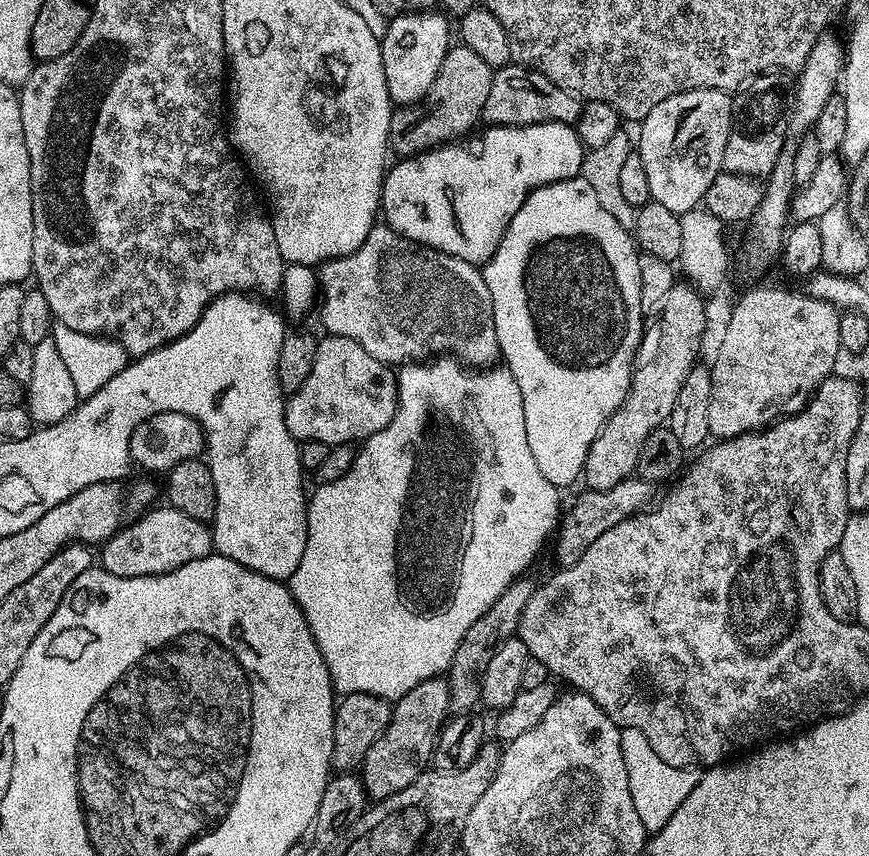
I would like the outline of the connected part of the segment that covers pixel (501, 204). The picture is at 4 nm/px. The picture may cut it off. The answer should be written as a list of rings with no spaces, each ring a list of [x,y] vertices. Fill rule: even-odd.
[[[550,122],[549,124],[518,126],[517,128],[497,128],[495,126],[488,126],[483,130],[485,132],[477,131],[467,138],[461,138],[451,144],[445,144],[438,148],[431,148],[429,152],[397,159],[395,163],[385,171],[384,185],[380,191],[380,206],[382,209],[383,223],[394,229],[400,236],[404,236],[408,240],[413,240],[416,244],[425,244],[427,248],[433,248],[439,252],[457,256],[477,266],[483,266],[488,263],[489,258],[498,250],[498,242],[502,242],[502,234],[506,234],[506,226],[510,226],[510,218],[514,218],[514,214],[518,214],[522,202],[526,202],[526,198],[530,193],[547,184],[553,184],[559,180],[569,180],[570,178],[580,175],[580,167],[584,161],[586,149],[584,143],[578,138],[578,134],[573,125]]]

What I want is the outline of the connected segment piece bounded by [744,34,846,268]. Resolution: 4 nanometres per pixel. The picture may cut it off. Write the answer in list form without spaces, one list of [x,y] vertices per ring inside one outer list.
[[[825,34],[818,38],[814,44],[814,50],[810,50],[810,58],[806,58],[804,67],[800,69],[794,80],[796,97],[792,103],[792,113],[788,123],[788,141],[782,146],[782,154],[778,154],[778,162],[774,162],[774,170],[770,170],[764,183],[762,203],[758,210],[754,210],[752,219],[747,225],[748,245],[744,252],[748,255],[748,264],[756,268],[764,264],[768,259],[779,257],[784,243],[784,233],[790,224],[789,207],[798,185],[794,178],[794,154],[800,145],[800,139],[811,133],[812,128],[818,122],[818,113],[826,106],[826,101],[837,95],[838,85],[844,74],[845,45],[842,40],[831,34]]]

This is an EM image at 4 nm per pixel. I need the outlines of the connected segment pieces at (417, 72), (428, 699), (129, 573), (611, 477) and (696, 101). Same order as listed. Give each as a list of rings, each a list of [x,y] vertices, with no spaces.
[[[436,10],[405,12],[389,19],[386,38],[380,40],[380,49],[382,66],[386,70],[386,90],[393,105],[416,104],[428,93],[430,86],[434,86],[438,66],[442,66],[442,58],[446,58],[450,47],[448,23],[449,17]]]
[[[444,676],[418,682],[414,690],[402,694],[402,698],[392,704],[390,722],[378,742],[366,750],[362,765],[364,790],[368,793],[369,801],[385,800],[398,790],[406,790],[406,786],[410,786],[410,782],[417,780],[421,772],[431,765],[436,739],[449,719],[451,707],[450,686]]]
[[[171,506],[163,507],[153,507],[148,510],[153,510],[153,512],[146,513],[141,520],[136,520],[133,524],[125,523],[120,531],[115,532],[108,540],[104,541],[98,552],[99,567],[105,568],[110,574],[118,574],[118,578],[138,578],[139,576],[166,574],[186,562],[194,562],[198,558],[213,555],[212,530],[207,523],[190,518],[182,510]]]
[[[676,282],[659,311],[647,321],[632,363],[630,390],[586,454],[582,480],[591,491],[610,490],[610,486],[629,479],[636,471],[638,454],[642,454],[642,442],[650,438],[655,428],[667,425],[674,402],[678,402],[678,394],[682,394],[682,382],[686,382],[686,374],[690,374],[699,361],[696,359],[700,356],[700,343],[708,328],[704,300],[692,284]]]
[[[695,88],[658,102],[658,106],[654,106],[654,110],[650,110],[650,114],[639,121],[638,151],[642,166],[646,166],[646,178],[650,182],[650,194],[655,203],[681,214],[695,209],[703,201],[710,182],[714,182],[714,178],[724,167],[726,138],[733,121],[732,102],[733,97],[725,89]]]

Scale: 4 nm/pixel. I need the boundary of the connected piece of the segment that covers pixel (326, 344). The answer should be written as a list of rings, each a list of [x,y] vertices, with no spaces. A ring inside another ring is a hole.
[[[354,338],[321,339],[306,382],[284,401],[286,430],[298,442],[313,440],[330,446],[363,442],[392,421],[396,413],[396,377],[389,365],[370,358]]]

